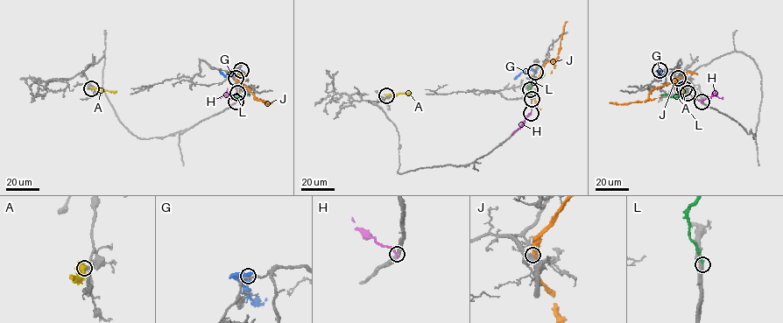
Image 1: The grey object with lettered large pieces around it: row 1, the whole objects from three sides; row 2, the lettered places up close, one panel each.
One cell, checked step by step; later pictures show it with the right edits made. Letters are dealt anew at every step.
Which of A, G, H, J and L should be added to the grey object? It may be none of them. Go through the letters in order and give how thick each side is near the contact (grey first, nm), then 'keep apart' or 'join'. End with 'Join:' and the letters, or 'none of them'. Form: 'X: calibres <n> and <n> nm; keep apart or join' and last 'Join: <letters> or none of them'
A: calibres 260 and 460 nm; keep apart
G: calibres 200 and 420 nm; keep apart
H: calibres 400 and 240 nm; keep apart
J: calibres 600 and 340 nm; keep apart
L: calibres 400 and 190 nm; keep apart
Join: none of them

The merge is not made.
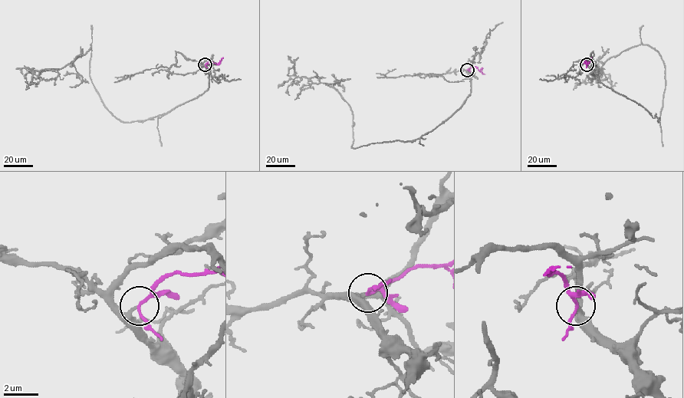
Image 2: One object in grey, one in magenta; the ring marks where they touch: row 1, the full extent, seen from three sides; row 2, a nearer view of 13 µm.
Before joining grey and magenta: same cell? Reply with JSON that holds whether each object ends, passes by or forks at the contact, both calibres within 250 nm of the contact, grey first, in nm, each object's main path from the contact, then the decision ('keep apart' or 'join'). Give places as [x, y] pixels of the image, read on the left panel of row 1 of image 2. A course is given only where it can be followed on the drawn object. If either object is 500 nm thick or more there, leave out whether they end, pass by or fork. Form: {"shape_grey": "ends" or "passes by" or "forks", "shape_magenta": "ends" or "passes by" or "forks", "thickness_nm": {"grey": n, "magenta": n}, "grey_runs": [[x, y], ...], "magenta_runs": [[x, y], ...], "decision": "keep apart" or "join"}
{"shape_grey": "passes by", "shape_magenta": "forks", "thickness_nm": {"grey": 170, "magenta": 120}, "grey_runs": [[205, 64], [202, 94], [130, 122], [94, 87], [90, 44], [62, 67], [34, 70], [25, 90]], "magenta_runs": [[205, 64], [208, 62], [218, 64], [223, 57]], "decision": "join"}

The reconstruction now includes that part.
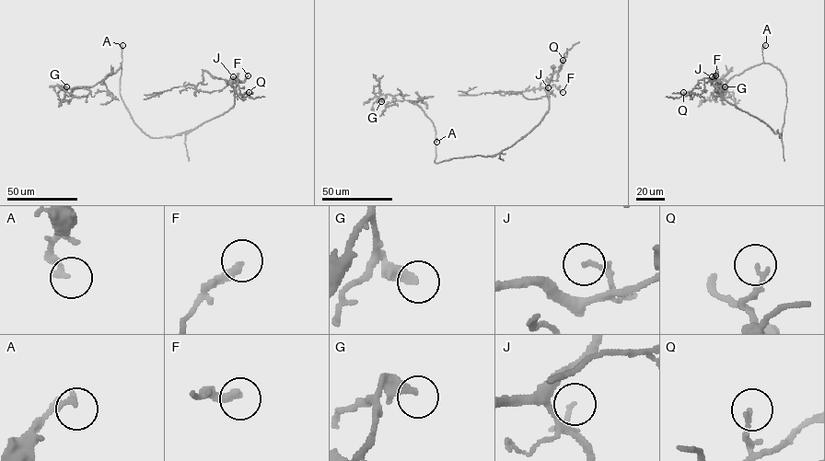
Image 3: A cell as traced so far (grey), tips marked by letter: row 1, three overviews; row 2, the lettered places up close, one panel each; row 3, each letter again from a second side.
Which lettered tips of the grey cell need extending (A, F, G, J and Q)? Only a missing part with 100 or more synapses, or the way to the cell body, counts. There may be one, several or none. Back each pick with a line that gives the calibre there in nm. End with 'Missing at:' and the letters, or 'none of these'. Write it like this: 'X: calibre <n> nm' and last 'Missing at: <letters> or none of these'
Missing at: none of these

